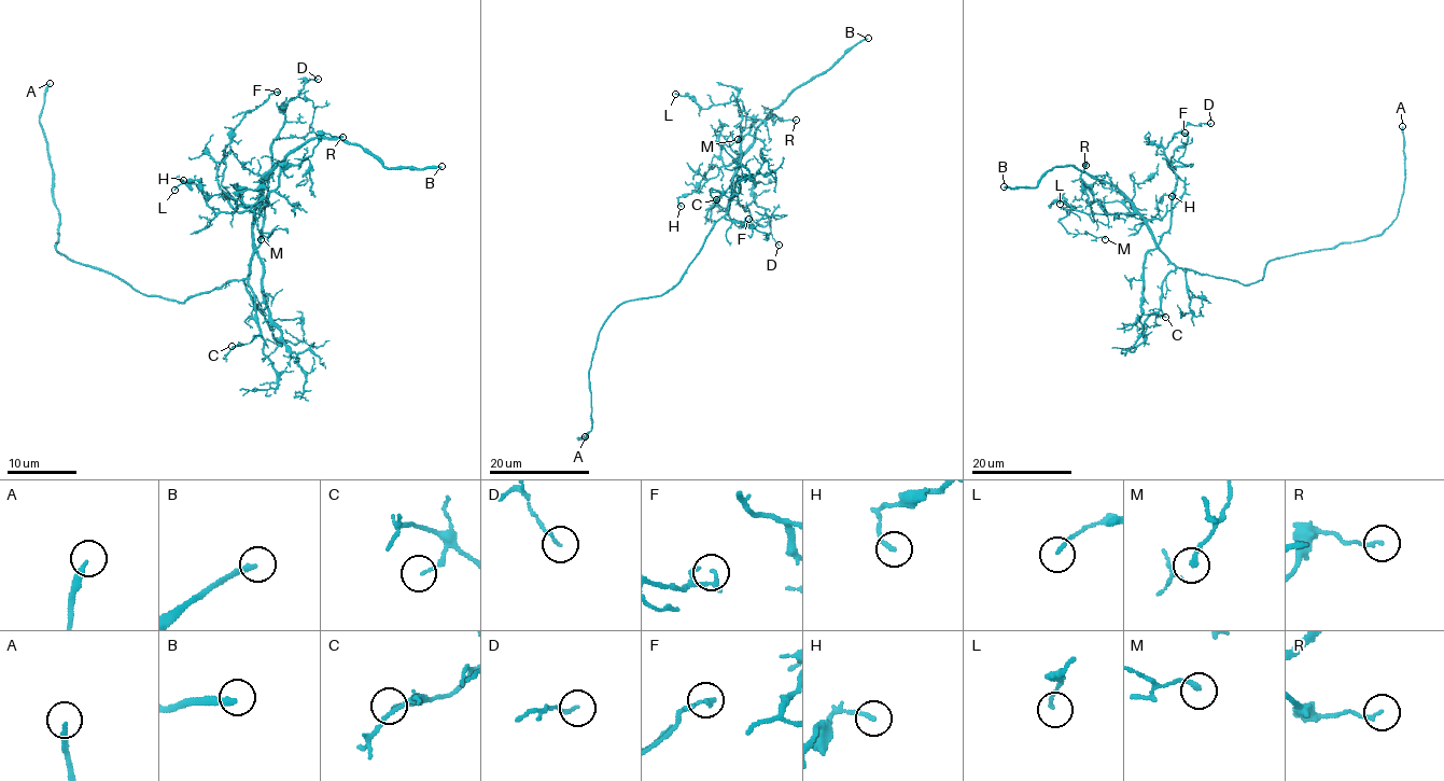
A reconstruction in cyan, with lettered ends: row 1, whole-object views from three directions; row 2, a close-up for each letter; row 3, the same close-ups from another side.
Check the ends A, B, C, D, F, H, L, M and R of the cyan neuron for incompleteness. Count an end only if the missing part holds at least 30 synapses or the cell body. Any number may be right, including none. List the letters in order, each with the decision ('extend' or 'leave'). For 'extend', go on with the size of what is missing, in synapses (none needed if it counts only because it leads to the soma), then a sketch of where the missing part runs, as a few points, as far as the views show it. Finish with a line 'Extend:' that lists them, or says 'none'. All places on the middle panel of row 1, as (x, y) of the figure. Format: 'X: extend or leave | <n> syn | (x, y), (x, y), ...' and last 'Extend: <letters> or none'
A: extend | (585, 436), (607, 434), (618, 421), (619, 415), (608, 399)
B: extend | 120 syn | (868, 38), (919, 15), (871, 8), (695, 27), (591, 94), (549, 100), (530, 145), (518, 155), (499, 151)
C: leave
D: leave
F: leave
H: leave
L: leave
M: leave
R: leave
Extend: A, B

